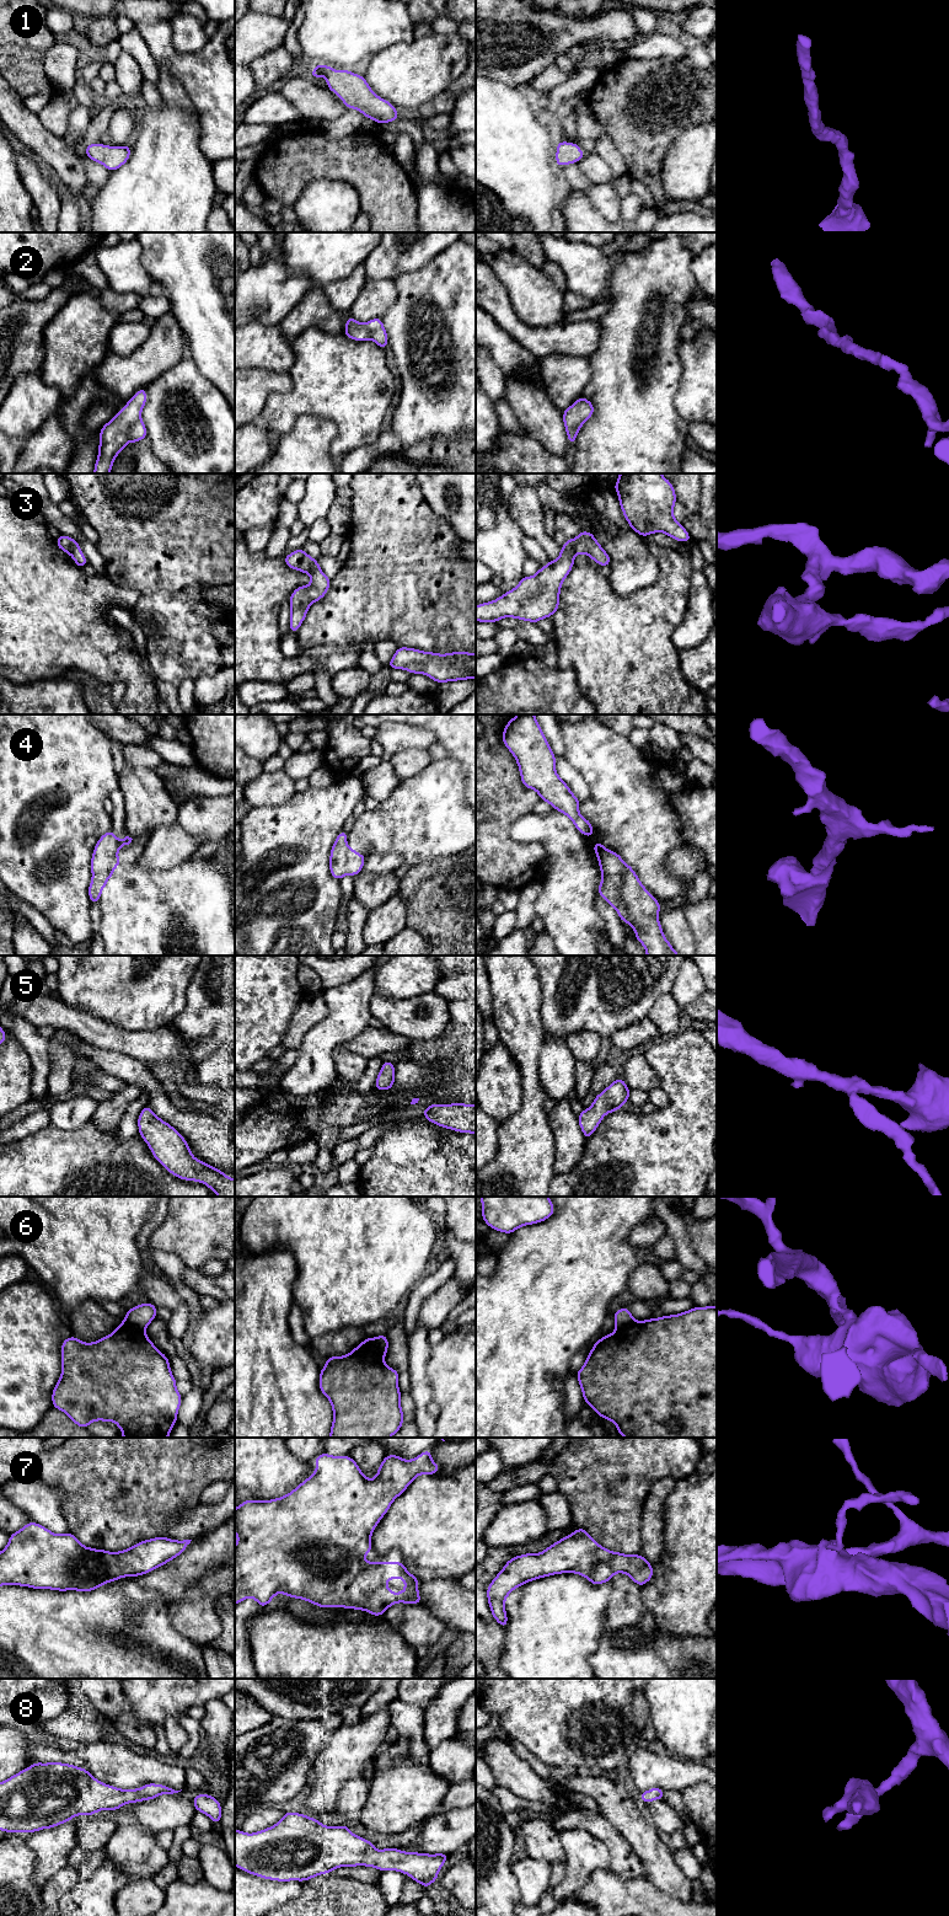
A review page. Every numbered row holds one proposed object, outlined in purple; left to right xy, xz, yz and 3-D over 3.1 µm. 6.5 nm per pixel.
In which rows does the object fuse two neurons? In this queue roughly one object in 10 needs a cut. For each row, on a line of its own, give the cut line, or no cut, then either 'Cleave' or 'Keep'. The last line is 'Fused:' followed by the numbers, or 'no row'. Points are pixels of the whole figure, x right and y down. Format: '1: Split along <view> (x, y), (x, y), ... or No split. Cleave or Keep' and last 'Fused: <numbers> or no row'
1: No split. Keep
2: No split. Keep
3: No split. Keep
4: No split. Keep
5: No split. Keep
6: Split along xy (124, 1320), (144, 1330). Cleave
7: No split. Keep
8: No split. Keep
Fused: 6

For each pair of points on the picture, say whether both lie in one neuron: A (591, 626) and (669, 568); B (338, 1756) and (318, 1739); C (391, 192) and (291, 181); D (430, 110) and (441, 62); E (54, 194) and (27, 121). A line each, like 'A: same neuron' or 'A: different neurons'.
A: same neuron
B: different neurons
C: same neuron
D: different neurons
E: different neurons

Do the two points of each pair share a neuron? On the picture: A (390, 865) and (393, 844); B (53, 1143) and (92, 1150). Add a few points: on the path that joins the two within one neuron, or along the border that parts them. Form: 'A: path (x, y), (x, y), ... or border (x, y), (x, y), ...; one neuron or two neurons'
A: border (366, 856), (373, 854), (398, 854), (403, 862); two neurons
B: path (63, 1150), (82, 1150); one neuron

